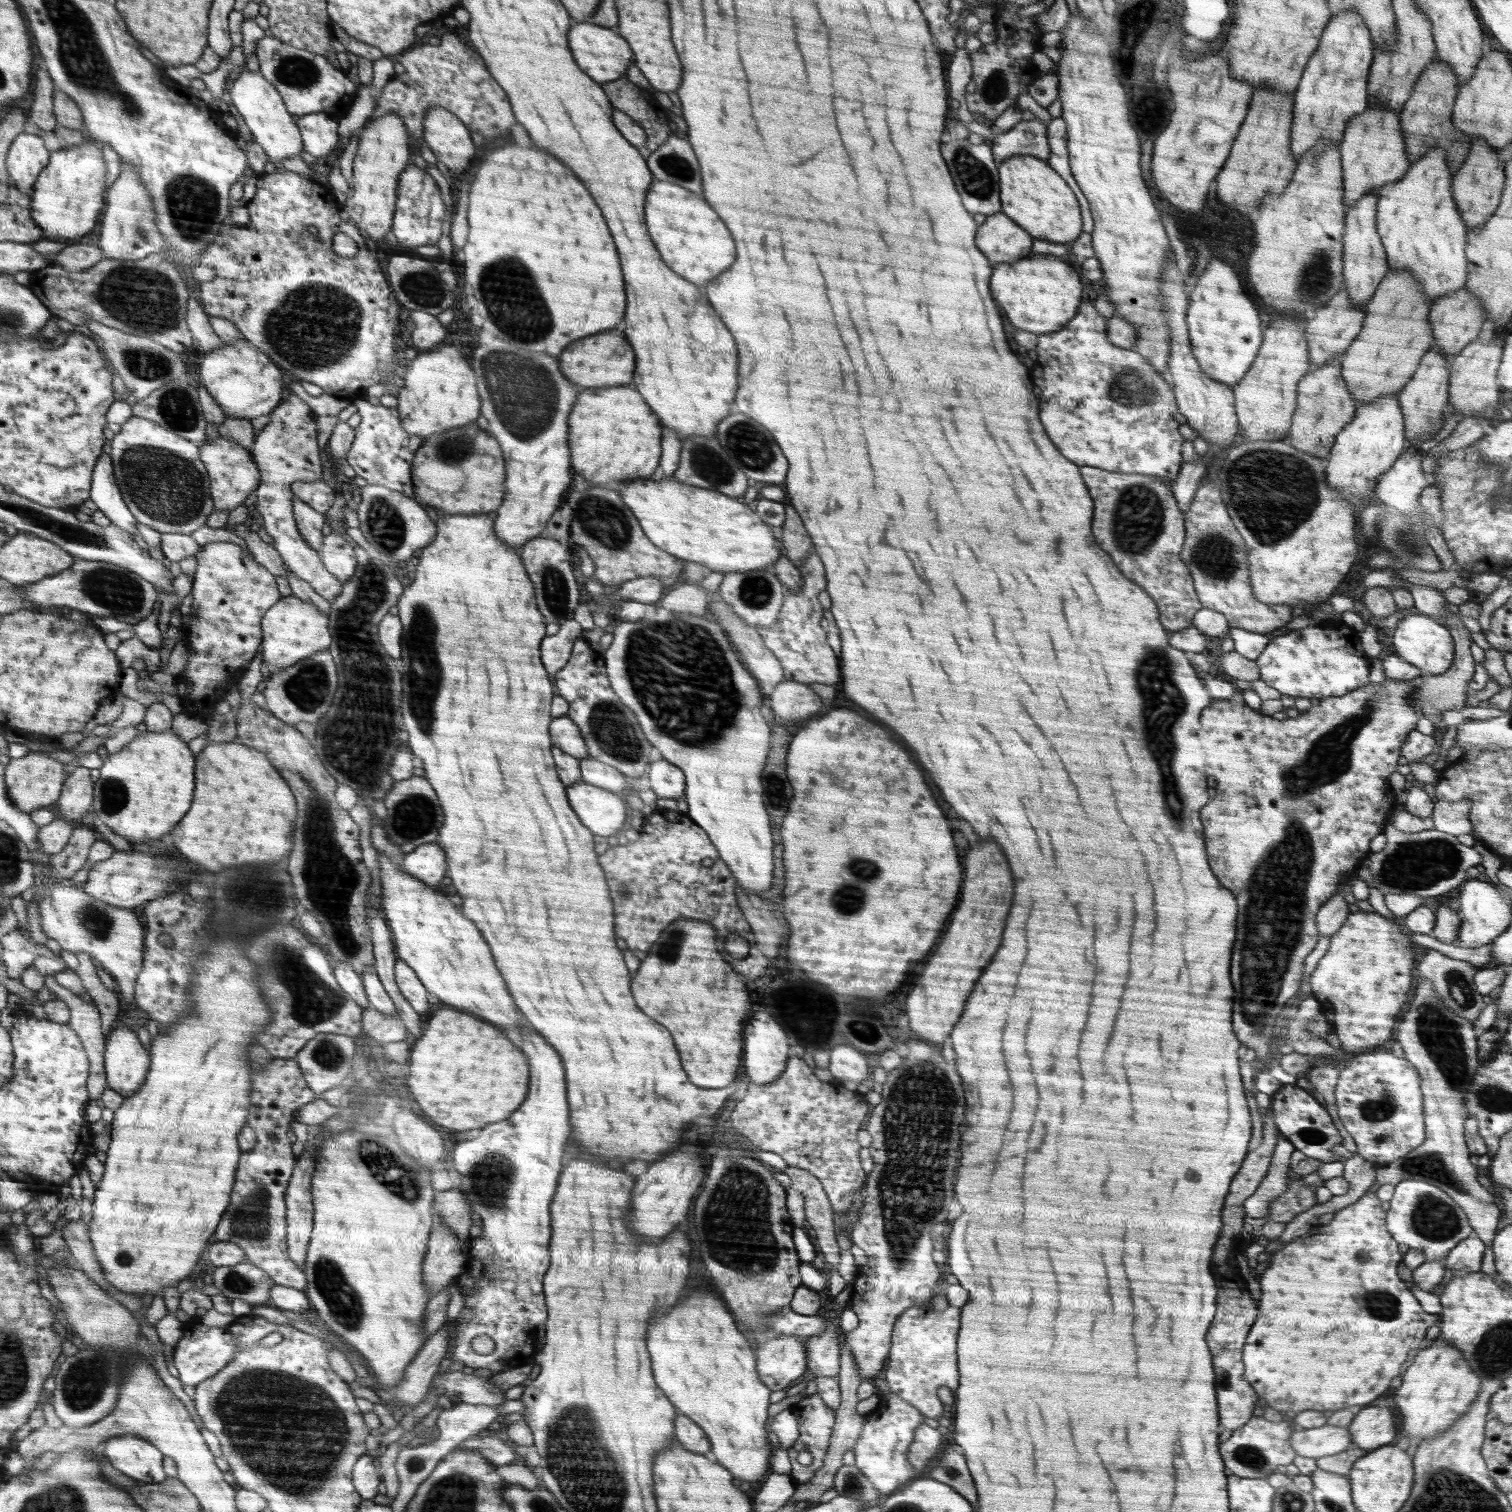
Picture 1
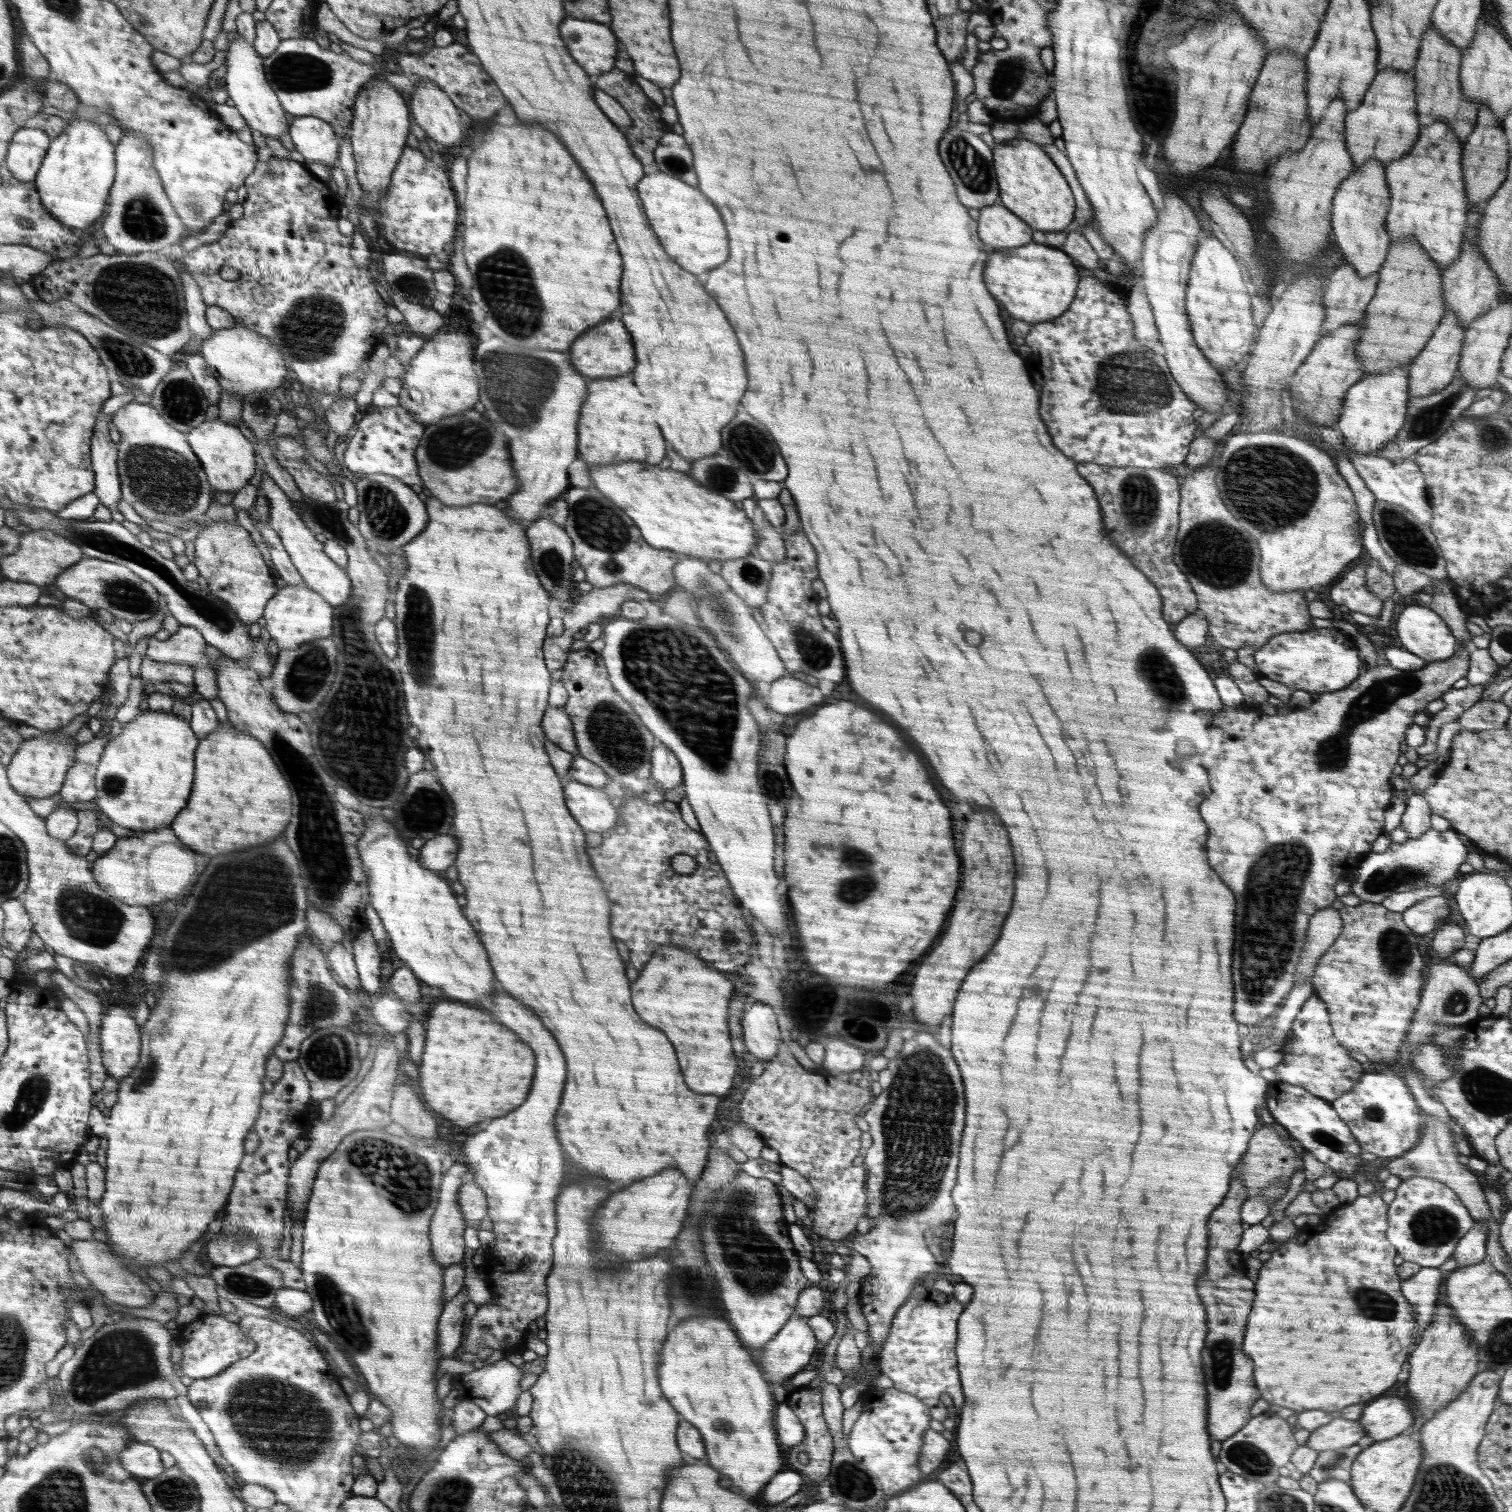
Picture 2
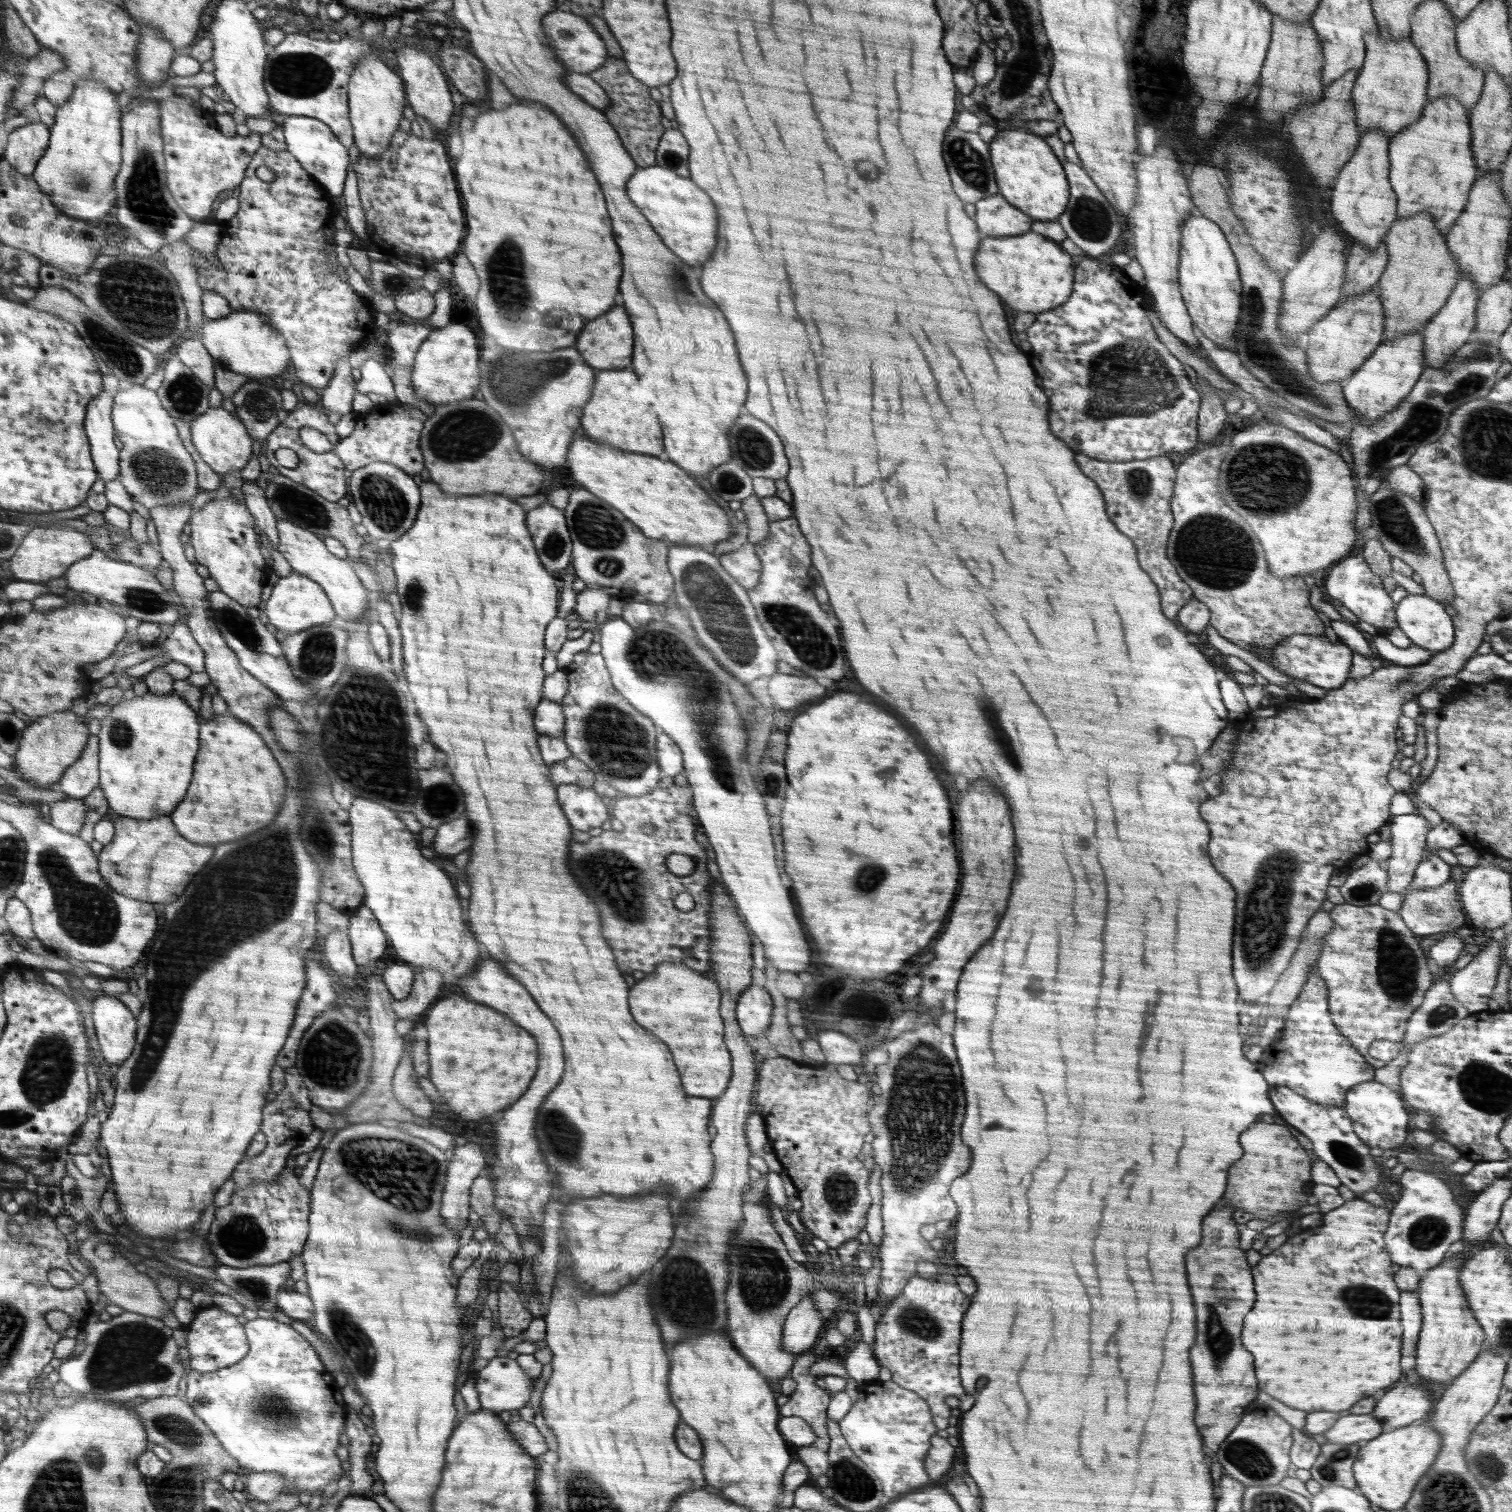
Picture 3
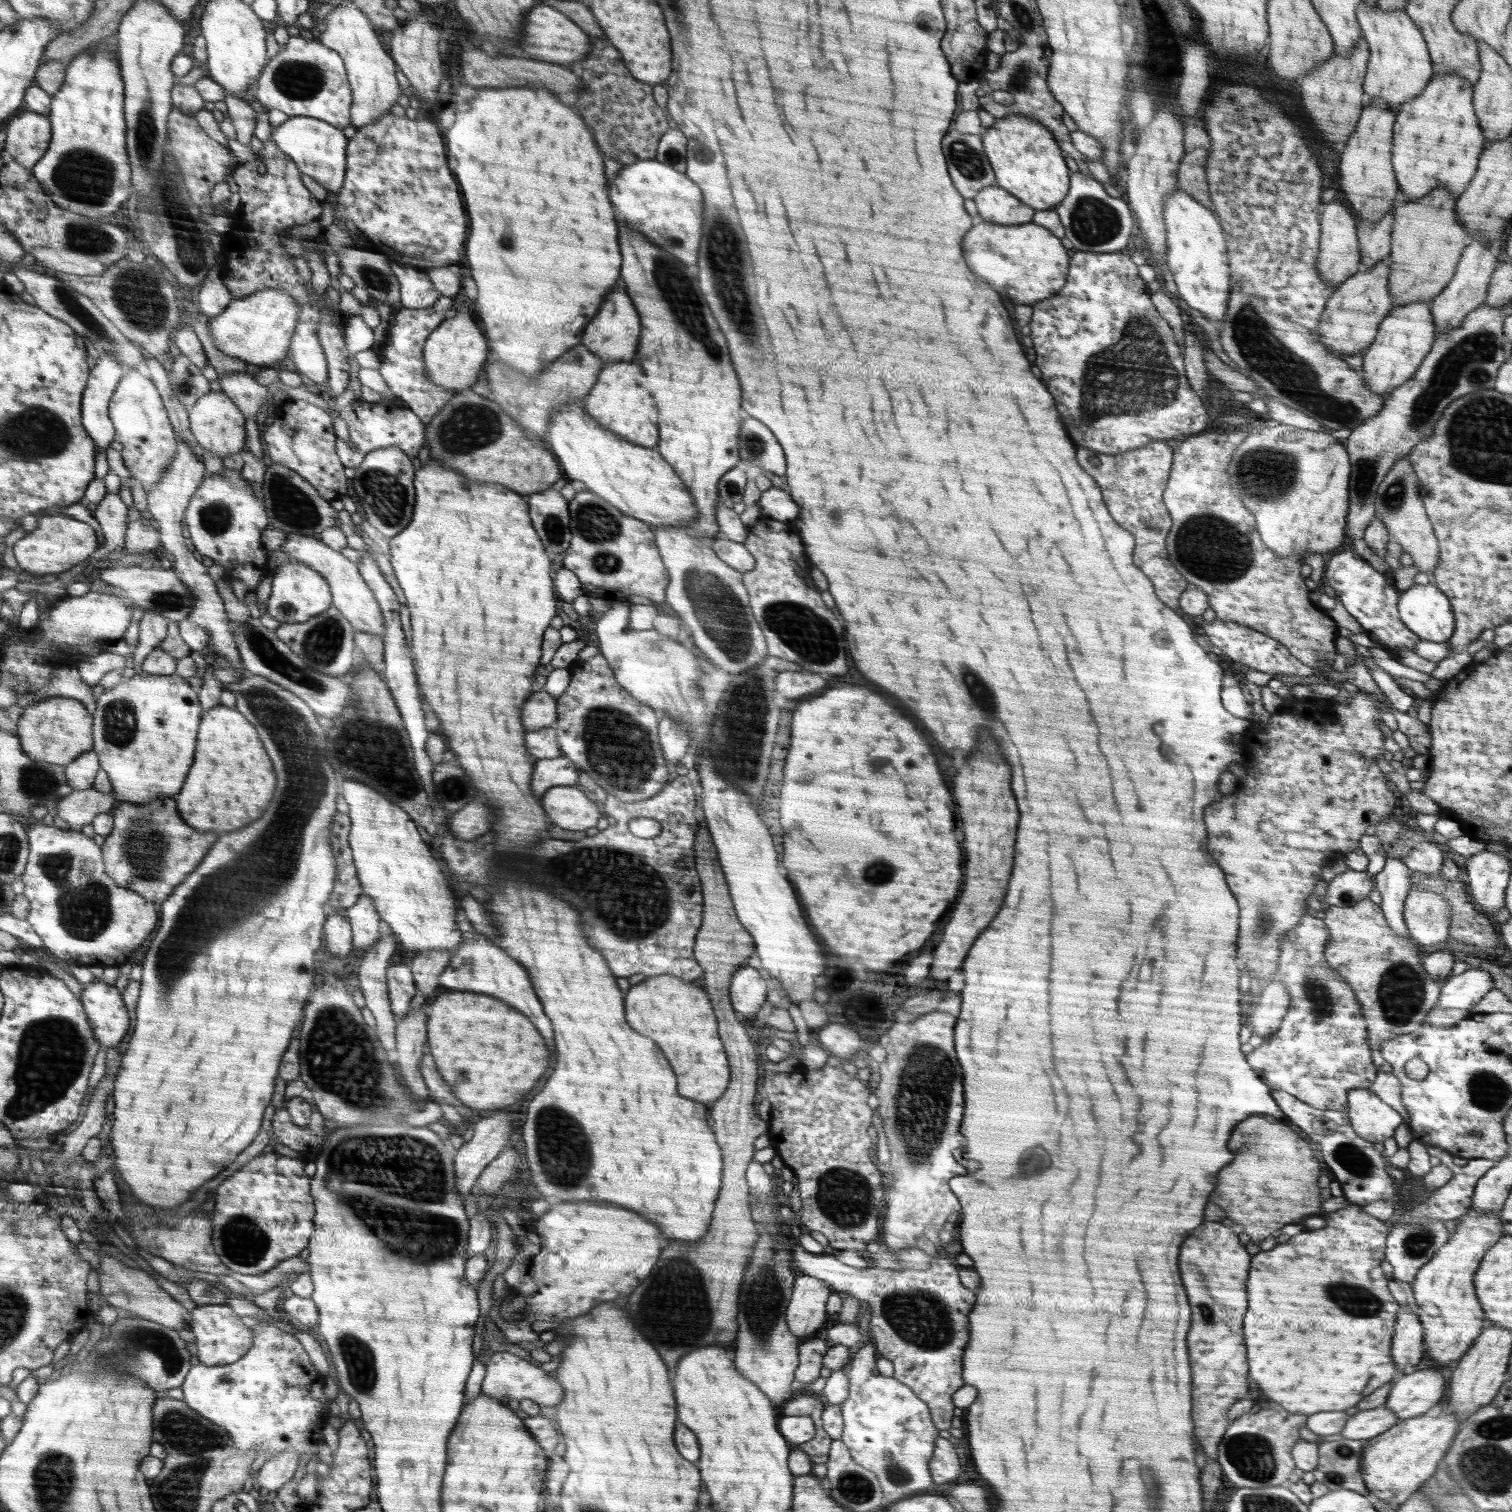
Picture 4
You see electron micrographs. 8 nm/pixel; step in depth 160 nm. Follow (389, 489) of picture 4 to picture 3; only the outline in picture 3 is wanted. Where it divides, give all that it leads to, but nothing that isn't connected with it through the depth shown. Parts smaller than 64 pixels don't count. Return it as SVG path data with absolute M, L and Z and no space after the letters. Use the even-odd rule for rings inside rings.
M373 462L352 471L351 494L353 504L359 510L361 524L367 532L367 540L394 542L410 530L420 508L420 491L412 476L390 462Z

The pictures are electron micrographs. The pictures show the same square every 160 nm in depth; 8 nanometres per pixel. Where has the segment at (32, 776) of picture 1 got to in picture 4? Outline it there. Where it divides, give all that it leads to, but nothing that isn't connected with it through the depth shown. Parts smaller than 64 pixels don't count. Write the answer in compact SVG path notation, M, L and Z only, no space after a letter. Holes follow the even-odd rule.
M47 697L25 706L17 722L17 734L23 750L32 758L66 767L81 753L94 750L94 716L79 699Z

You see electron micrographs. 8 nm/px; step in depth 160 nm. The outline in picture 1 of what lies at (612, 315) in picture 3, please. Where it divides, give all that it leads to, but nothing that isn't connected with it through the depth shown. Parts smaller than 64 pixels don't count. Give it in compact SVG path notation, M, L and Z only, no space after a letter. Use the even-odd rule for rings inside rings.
M608 330L592 338L582 338L580 342L572 342L572 346L568 346L564 354L560 354L560 372L564 374L564 378L584 388L628 384L632 380L634 364L636 364L636 358L634 358L632 346L616 330Z

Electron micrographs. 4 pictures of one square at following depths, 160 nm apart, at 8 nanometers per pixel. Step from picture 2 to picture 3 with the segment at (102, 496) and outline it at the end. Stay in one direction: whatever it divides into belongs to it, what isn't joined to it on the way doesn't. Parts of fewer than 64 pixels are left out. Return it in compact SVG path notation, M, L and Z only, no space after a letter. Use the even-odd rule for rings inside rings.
M104 391L90 402L86 414L86 434L91 444L91 457L105 483L119 476L120 452L114 443L116 431L111 418L113 408L113 395Z

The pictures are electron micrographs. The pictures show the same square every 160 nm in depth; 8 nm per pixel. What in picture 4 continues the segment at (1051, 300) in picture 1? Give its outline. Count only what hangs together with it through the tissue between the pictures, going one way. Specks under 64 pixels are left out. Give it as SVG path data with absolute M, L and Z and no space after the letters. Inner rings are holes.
M983 221L966 234L962 250L968 268L974 274L982 276L988 284L992 284L996 292L1008 294L1012 302L1016 300L1016 304L1034 304L1038 300L1052 298L1066 284L1071 252L1062 246L1060 239L1047 228L1034 222L1004 226Z

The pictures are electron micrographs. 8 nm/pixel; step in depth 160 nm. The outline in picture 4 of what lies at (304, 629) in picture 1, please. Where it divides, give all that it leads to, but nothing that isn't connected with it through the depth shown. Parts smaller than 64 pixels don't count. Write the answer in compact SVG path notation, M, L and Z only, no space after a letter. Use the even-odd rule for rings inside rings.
M291 559L281 564L273 577L266 611L281 625L310 621L312 617L316 617L320 612L326 612L332 607L330 584L318 570L314 570L311 566Z

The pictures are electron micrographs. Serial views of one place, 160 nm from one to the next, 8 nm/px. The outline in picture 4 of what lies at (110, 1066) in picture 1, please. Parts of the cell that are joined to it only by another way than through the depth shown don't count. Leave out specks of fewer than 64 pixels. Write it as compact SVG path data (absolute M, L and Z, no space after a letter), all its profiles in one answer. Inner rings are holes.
M97 980L84 985L80 1000L87 1009L99 1043L105 1050L117 1048L128 1032L130 1020L120 992L111 983Z

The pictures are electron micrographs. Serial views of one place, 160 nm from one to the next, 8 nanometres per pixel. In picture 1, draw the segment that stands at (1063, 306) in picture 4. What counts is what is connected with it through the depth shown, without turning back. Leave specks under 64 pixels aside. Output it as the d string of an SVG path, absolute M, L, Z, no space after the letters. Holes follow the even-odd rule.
M1084 302L1080 304L1076 318L1072 318L1072 322L1068 322L1060 332L1038 336L1036 352L1040 376L1044 378L1032 378L1032 384L1042 390L1040 420L1046 434L1062 456L1078 466L1088 464L1124 474L1152 475L1173 484L1184 463L1182 444L1186 439L1179 433L1180 423L1172 416L1177 412L1177 406L1170 380L1158 375L1142 354L1108 342L1106 332L1107 320L1098 316L1092 302Z

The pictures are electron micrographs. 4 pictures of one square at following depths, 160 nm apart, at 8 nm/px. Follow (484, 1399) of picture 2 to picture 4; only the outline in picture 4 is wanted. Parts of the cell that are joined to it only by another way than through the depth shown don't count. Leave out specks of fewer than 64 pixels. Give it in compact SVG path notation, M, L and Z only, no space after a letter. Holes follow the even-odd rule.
M497 1352L485 1365L481 1394L494 1397L503 1403L507 1403L510 1399L517 1401L529 1399L540 1407L554 1407L562 1401L564 1391L562 1385L554 1377L550 1377L546 1371L536 1367L530 1361L509 1352Z

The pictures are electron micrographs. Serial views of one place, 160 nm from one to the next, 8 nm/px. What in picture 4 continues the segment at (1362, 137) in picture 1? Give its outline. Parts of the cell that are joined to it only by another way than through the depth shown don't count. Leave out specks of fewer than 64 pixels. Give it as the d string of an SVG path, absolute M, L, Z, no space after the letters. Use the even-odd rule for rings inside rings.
M1361 2L1357 8L1357 21L1361 36L1369 46L1363 82L1367 103L1370 103L1370 98L1383 98L1398 114L1401 106L1416 98L1434 75L1426 41L1405 8L1384 12L1378 6L1367 6L1367 2Z

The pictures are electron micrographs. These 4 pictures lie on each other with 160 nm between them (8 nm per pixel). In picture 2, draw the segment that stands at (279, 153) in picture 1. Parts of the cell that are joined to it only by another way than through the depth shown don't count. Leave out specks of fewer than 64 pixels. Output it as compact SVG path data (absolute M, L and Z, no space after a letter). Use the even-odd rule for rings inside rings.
M241 34L230 41L226 50L226 75L220 81L221 85L225 85L228 98L234 102L234 107L238 109L247 126L258 130L264 137L272 136L278 139L281 134L289 134L291 123L286 119L288 112L284 110L278 93L270 85L267 73L263 70L263 58Z

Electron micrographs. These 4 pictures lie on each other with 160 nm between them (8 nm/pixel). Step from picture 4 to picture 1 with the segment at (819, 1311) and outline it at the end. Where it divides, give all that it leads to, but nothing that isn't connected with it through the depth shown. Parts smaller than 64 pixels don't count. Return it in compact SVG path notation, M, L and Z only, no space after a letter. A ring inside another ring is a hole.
M795 1336L769 1337L756 1350L760 1378L772 1392L785 1390L800 1378L807 1368L807 1347Z

